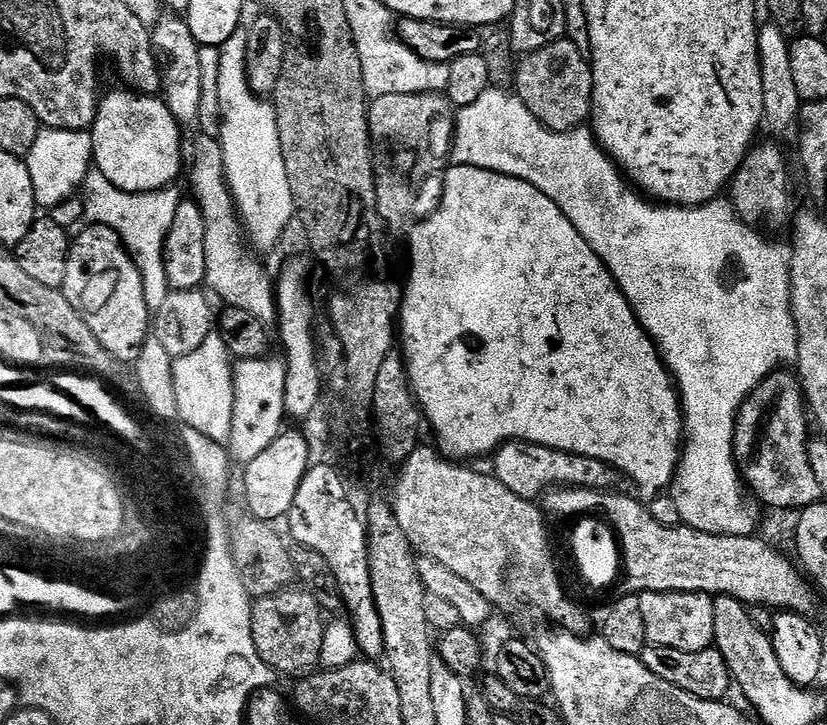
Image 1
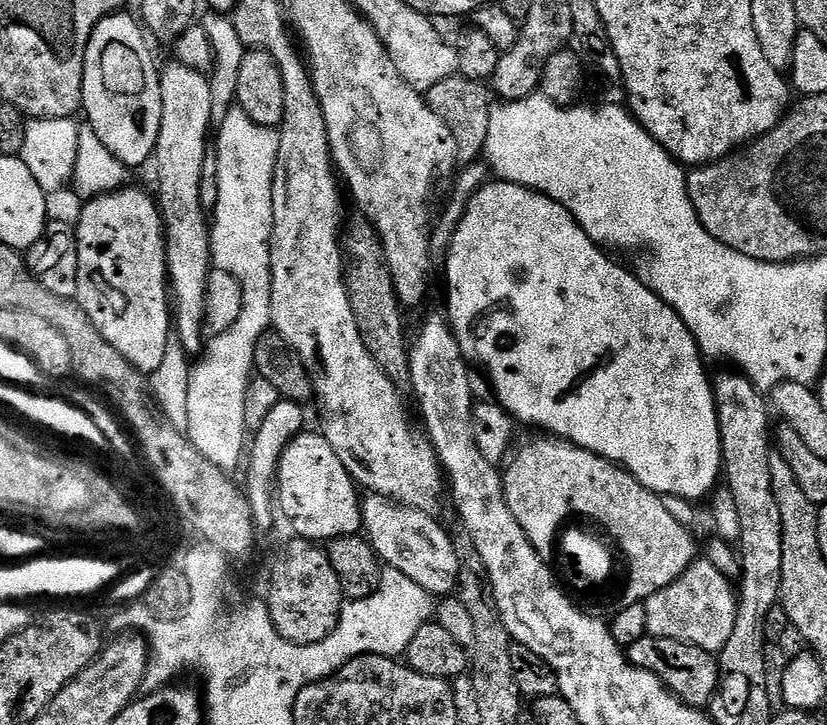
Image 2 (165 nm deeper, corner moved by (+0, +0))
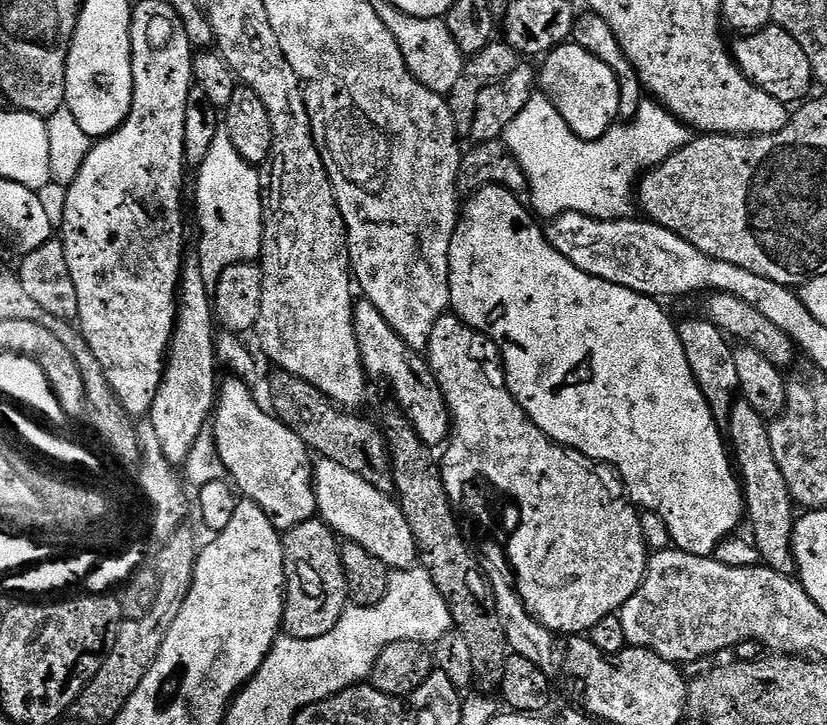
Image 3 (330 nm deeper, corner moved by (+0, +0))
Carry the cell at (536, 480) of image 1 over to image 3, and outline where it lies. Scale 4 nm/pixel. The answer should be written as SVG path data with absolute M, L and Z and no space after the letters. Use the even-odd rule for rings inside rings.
M361 299L353 307L352 326L365 373L373 381L385 380L392 387L391 399L408 415L418 438L422 438L422 442L426 442L429 448L439 449L450 435L450 417L444 395L438 386L436 375L428 367L427 359L418 354L417 349L406 346L402 338L398 338L390 322L386 322L386 318L378 314L369 300Z

